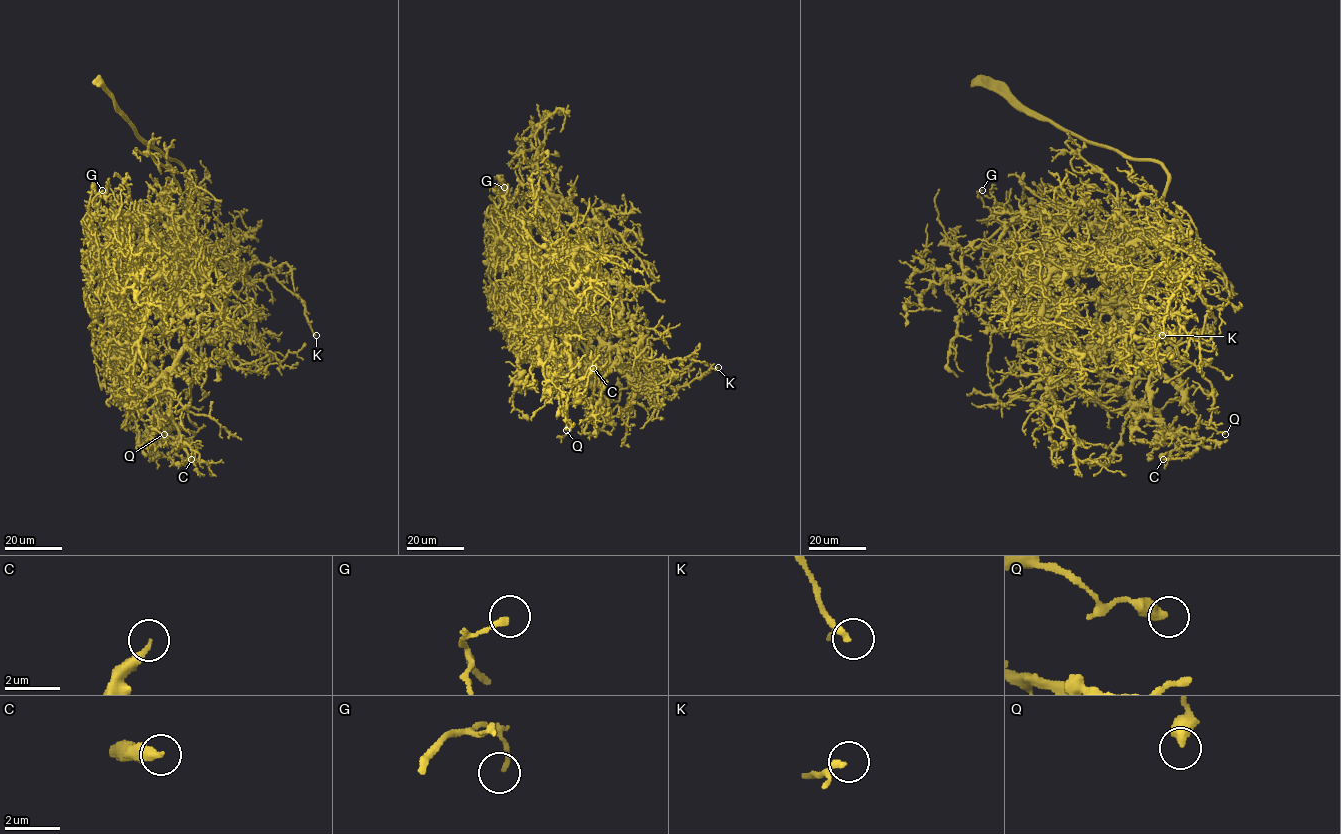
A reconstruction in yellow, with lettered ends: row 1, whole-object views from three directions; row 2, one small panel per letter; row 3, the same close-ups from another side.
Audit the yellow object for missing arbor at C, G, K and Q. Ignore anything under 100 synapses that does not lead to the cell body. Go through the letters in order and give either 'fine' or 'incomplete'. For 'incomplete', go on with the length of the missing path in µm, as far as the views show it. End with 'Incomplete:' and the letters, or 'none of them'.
C: fine
G: fine
K: fine
Q: fine
Incomplete: none of them

